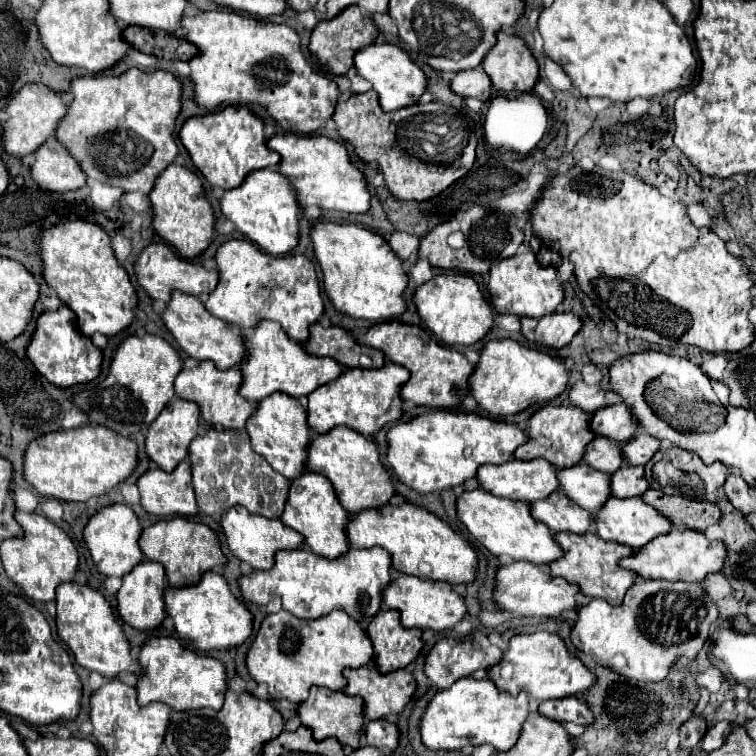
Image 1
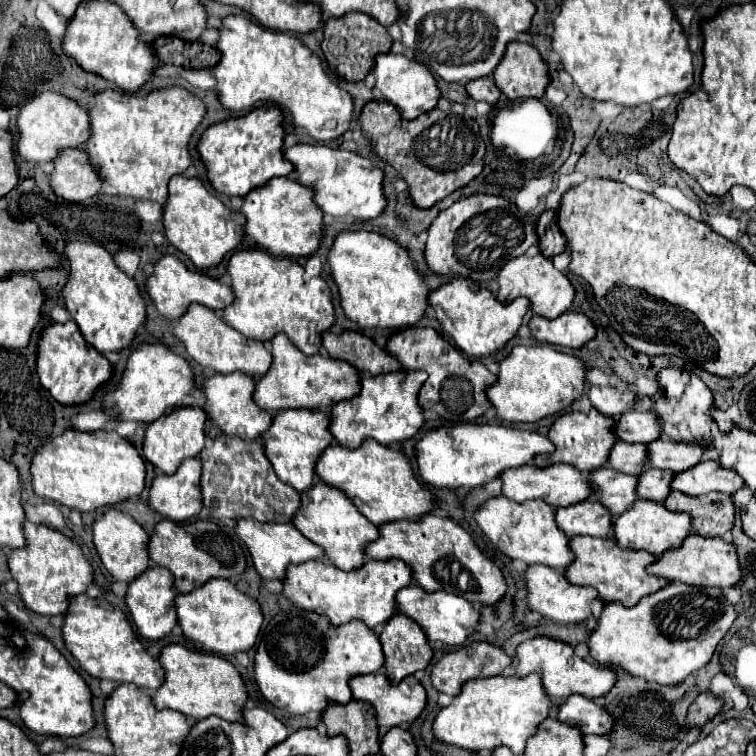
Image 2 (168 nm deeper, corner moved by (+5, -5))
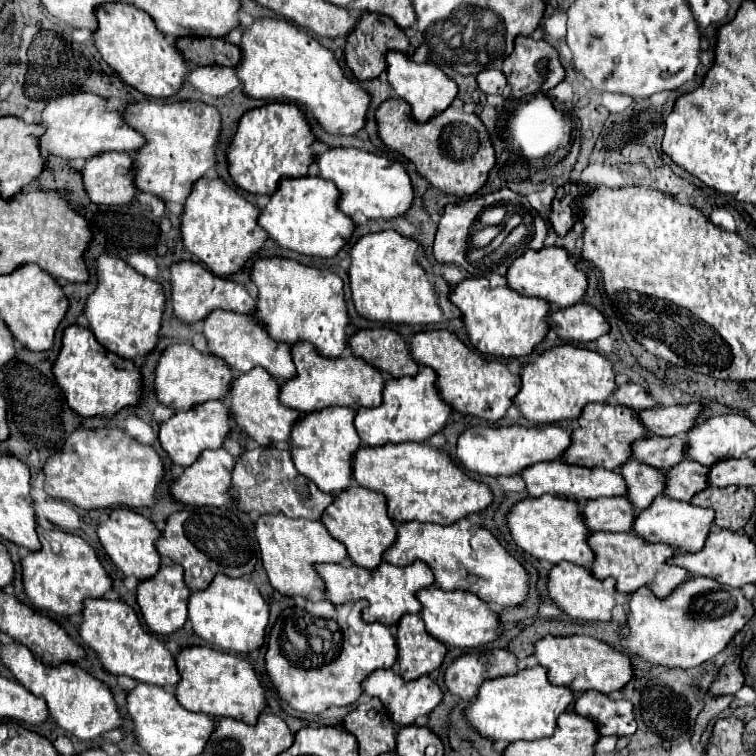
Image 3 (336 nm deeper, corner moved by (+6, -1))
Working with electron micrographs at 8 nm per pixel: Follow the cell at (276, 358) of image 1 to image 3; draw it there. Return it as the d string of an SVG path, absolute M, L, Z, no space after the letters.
M298 342L292 346L292 360L298 376L286 380L280 388L280 402L302 414L318 412L328 406L350 406L350 408L372 408L382 404L382 390L386 376L382 370L370 366L362 358L352 354L342 358L324 358L310 342Z

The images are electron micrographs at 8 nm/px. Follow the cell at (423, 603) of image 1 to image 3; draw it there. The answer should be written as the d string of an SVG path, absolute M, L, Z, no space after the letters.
M426 588L418 594L418 600L422 602L420 614L422 614L422 620L426 622L426 630L448 646L478 648L494 642L502 634L498 614L486 602L482 602L482 598L478 598L476 594L470 594L468 590L446 592L440 588Z

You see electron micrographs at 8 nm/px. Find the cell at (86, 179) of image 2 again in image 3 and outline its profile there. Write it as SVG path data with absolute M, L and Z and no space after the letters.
M106 152L86 162L82 168L86 192L94 204L130 204L138 188L134 184L134 158L126 152Z

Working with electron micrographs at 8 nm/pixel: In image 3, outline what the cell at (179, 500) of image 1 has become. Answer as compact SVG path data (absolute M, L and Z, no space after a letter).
M220 448L220 450L206 450L202 452L202 456L198 458L196 464L192 464L190 468L184 470L182 476L176 478L176 482L172 482L170 492L176 500L190 504L190 506L226 506L234 502L234 494L230 492L230 474L234 470L234 456Z

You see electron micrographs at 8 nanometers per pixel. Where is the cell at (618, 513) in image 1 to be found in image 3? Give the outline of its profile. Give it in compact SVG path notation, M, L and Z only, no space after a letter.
M662 494L662 496L654 498L650 508L646 508L638 514L638 518L634 522L634 532L648 542L664 542L682 552L698 552L698 550L702 550L712 524L714 524L714 510L700 508L700 506L688 504L688 502L678 502L678 500L666 498Z

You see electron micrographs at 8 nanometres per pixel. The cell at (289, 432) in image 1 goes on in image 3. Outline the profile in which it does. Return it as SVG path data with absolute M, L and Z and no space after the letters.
M324 408L312 414L304 414L292 428L292 456L296 470L316 482L324 492L338 494L350 488L352 482L352 458L360 450L362 442L354 430L354 408Z

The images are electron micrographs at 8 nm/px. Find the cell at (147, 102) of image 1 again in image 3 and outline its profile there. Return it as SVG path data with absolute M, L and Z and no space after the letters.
M144 100L130 104L124 112L130 126L144 134L146 146L136 150L136 186L140 192L150 192L166 202L184 204L192 184L216 166L216 144L220 140L220 112L204 102L162 102Z

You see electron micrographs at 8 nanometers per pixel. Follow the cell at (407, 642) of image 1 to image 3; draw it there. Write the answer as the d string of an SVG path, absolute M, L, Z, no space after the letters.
M406 614L396 630L398 666L404 680L416 680L440 668L448 648L424 630L418 614Z

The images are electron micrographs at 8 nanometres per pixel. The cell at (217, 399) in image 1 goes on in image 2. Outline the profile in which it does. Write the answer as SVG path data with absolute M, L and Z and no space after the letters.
M243 372L231 374L215 374L203 382L203 410L213 426L217 426L223 434L259 440L259 434L269 428L271 412L261 410L253 400L253 376Z

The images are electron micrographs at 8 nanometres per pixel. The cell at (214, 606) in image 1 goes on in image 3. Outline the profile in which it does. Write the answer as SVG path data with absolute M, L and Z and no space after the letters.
M218 574L206 590L192 592L188 602L188 616L194 632L202 636L210 646L224 652L246 654L264 644L270 608L250 580Z

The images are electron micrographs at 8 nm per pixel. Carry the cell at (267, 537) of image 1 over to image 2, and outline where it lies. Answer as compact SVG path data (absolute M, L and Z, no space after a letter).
M239 518L235 524L235 534L241 542L245 542L255 570L265 580L279 580L285 574L285 568L289 564L301 564L307 560L315 560L323 556L323 550L315 546L311 540L307 540L295 526L291 524L261 524L255 518Z

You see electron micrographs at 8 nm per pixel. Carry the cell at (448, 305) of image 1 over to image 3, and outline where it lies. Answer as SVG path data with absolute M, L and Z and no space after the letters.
M466 278L452 290L450 300L464 314L462 320L466 324L470 344L478 352L488 356L498 356L498 358L528 356L550 332L548 324L550 304L542 302L542 298L522 296L510 290L508 286L492 288L488 284L488 278Z

